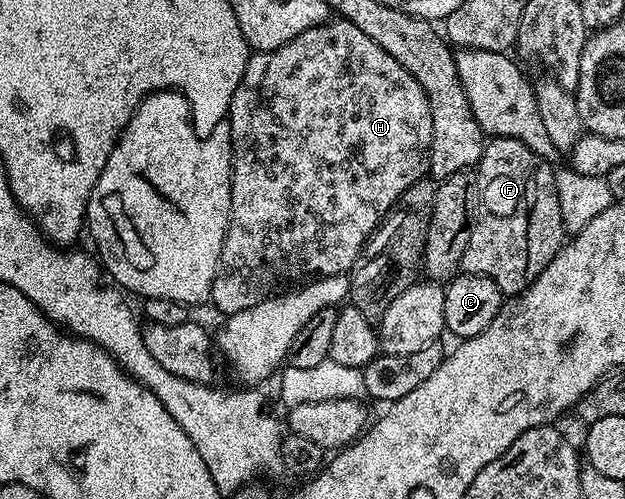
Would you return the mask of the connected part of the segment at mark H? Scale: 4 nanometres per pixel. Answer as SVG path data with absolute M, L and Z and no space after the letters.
M329 18L328 22L322 25L298 33L294 41L278 49L255 52L249 58L242 73L242 81L230 101L226 121L232 134L230 217L210 296L210 303L213 303L224 317L242 313L242 309L250 309L263 299L277 294L285 286L284 279L304 281L309 277L351 272L360 250L373 231L384 222L388 212L402 197L402 193L410 189L414 181L425 178L428 171L428 150L432 148L432 122L430 105L426 101L426 93L422 93L422 85L418 85L418 81L414 81L414 77L410 77L410 73L406 73L406 69L402 69L402 65L398 65L398 61L394 61L394 57L390 57L390 53L386 53L382 45L374 45L374 41L370 41L370 37L366 37L366 33L362 33L362 29L358 29L358 25L348 19Z

